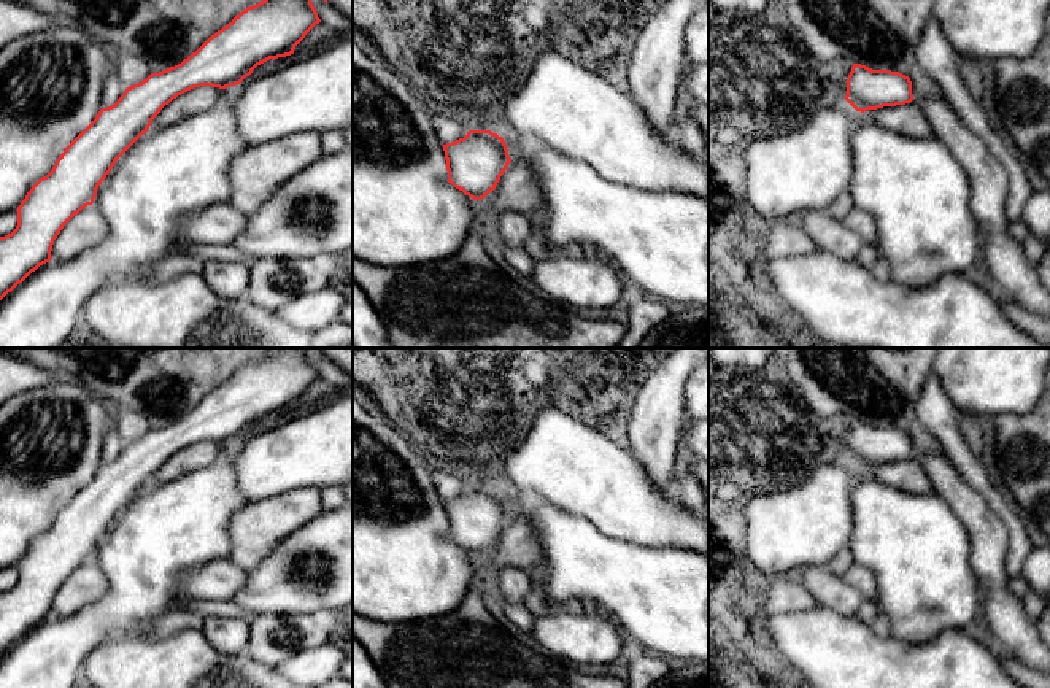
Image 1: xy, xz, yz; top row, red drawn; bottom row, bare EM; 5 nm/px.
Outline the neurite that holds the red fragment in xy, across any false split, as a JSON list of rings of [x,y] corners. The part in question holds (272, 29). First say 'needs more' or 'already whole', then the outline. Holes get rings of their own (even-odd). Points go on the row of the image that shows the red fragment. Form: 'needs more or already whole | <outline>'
already whole | [[[262,0],[243,10],[181,64],[151,73],[141,83],[127,87],[114,105],[102,108],[65,148],[52,170],[27,192],[16,210],[16,229],[0,237],[0,300],[40,265],[51,261],[54,240],[64,226],[84,207],[94,203],[98,186],[116,160],[148,132],[165,105],[194,87],[226,89],[240,84],[257,65],[294,54],[295,46],[319,22],[311,0]]]

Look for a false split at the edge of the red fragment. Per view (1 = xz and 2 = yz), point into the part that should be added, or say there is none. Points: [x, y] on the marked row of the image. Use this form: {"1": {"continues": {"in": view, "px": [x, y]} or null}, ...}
{"1": {"continues": null}, "2": {"continues": null}}

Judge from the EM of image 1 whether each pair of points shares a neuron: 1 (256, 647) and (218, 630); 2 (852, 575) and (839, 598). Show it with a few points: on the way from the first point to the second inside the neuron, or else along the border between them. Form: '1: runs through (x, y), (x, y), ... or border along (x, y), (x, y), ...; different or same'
1: runs through (247, 642), (240, 636), (227, 634); same
2: border along (842, 577), (864, 598); different

